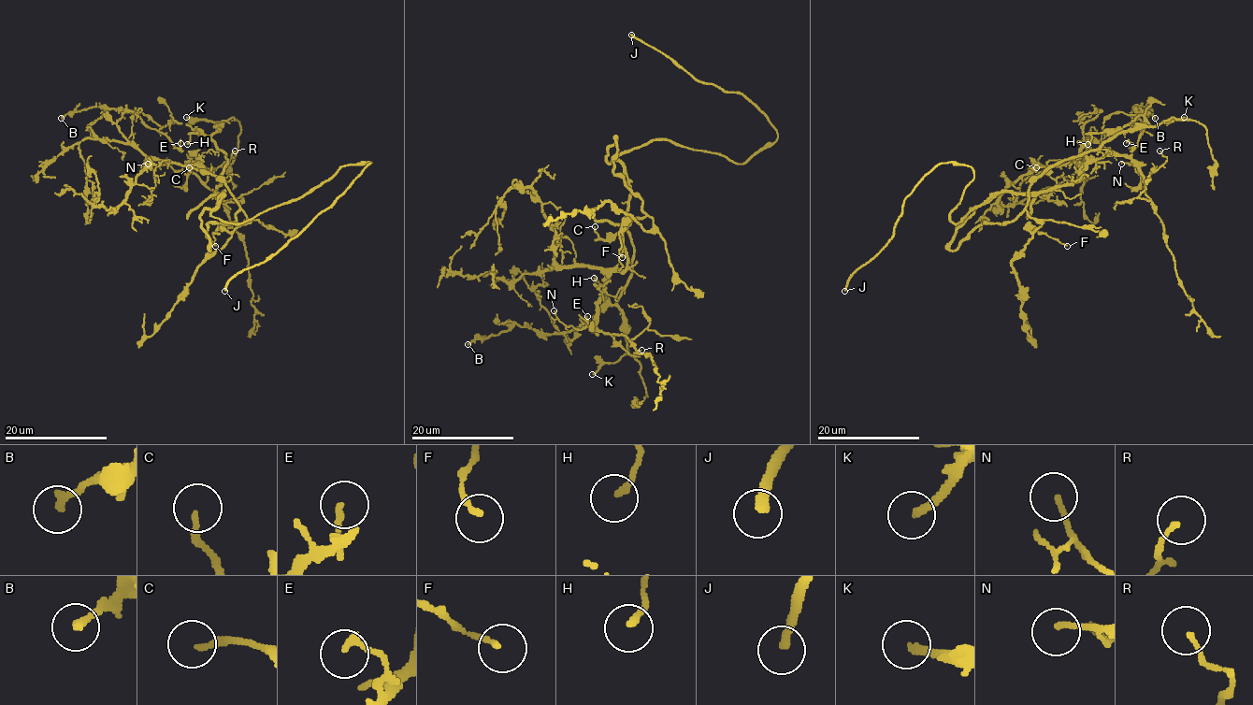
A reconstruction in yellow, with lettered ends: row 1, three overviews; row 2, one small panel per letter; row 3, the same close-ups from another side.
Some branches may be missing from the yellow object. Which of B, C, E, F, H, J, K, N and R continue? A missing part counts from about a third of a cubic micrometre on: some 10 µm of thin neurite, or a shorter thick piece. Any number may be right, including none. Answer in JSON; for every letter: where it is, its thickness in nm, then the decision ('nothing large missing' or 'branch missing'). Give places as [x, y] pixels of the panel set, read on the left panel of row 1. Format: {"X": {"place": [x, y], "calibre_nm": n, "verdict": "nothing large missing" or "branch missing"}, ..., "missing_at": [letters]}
{"B": {"place": [61, 118], "calibre_nm": 220, "verdict": "nothing large missing"}, "C": {"place": [189, 167], "calibre_nm": 190, "verdict": "branch missing"}, "E": {"place": [180, 143], "calibre_nm": 200, "verdict": "nothing large missing"}, "F": {"place": [215, 246], "calibre_nm": 160, "verdict": "nothing large missing"}, "H": {"place": [187, 144], "calibre_nm": 200, "verdict": "nothing large missing"}, "J": {"place": [224, 291], "calibre_nm": 280, "verdict": "branch missing"}, "K": {"place": [186, 117], "calibre_nm": 240, "verdict": "branch missing"}, "N": {"place": [148, 164], "calibre_nm": 140, "verdict": "nothing large missing"}, "R": {"place": [235, 151], "calibre_nm": 120, "verdict": "nothing large missing"}, "missing_at": ["C", "J", "K"]}

